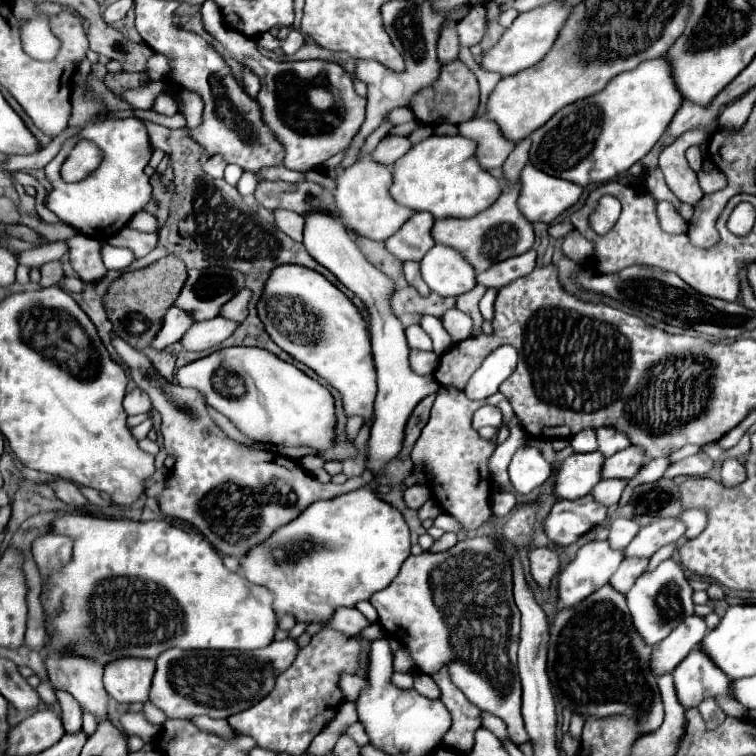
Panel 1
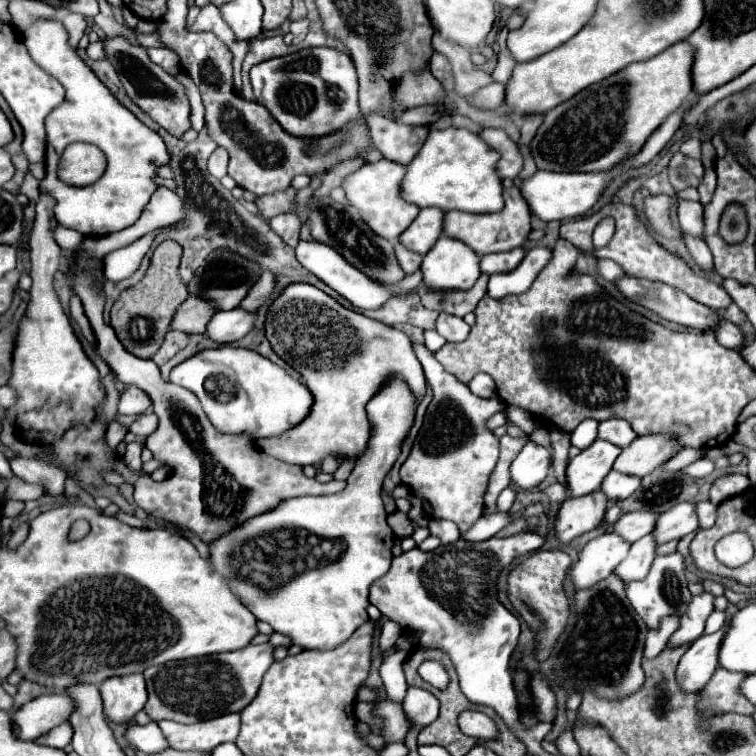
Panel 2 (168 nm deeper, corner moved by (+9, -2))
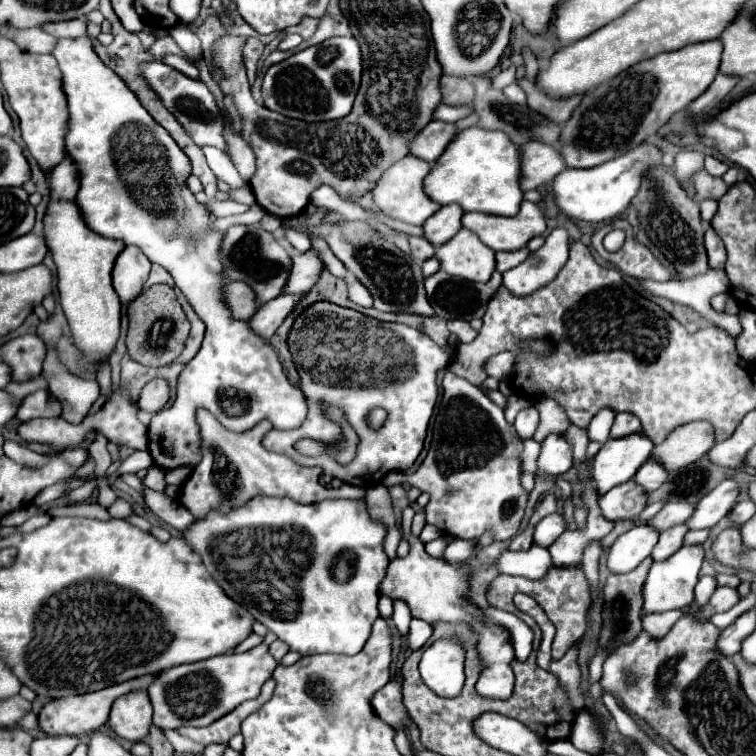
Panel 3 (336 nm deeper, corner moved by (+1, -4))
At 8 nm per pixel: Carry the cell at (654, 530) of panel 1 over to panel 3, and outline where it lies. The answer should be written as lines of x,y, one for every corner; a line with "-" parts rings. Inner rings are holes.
724,480
696,504
694,514
686,522
688,530
704,530
718,524
734,506
736,496
738,496
738,484
734,480

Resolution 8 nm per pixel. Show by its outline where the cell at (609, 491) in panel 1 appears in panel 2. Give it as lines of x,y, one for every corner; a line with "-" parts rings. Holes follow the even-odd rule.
610,472
610,476
606,476
606,480
602,484
602,492
610,500
624,500
632,492
636,492
636,488
640,488
640,480
642,478
638,478
638,476
634,478
634,476
628,476
628,474

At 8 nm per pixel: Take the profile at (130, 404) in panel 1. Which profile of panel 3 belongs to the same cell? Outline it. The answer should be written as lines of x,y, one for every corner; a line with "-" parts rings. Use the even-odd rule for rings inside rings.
152,380
142,388
142,394
136,400
136,406
140,410
146,410
146,412
154,414
154,412
160,412
166,406
168,398
170,398
168,382
166,380

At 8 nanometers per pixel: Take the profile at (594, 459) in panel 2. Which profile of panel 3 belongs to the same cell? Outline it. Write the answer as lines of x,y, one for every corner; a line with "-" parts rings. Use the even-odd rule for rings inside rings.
642,432
630,434
628,438
604,442
590,464
590,478
598,494
604,494
618,484
628,482
648,460
652,446
654,444

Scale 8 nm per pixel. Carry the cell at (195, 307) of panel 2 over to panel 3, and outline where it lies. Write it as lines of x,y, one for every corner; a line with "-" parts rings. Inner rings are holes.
230,282
228,286
224,286
222,290
224,294
224,302
232,314
232,318
236,320
246,320
254,314
254,310
258,308
258,304
254,302
254,294
248,286
244,286
244,282

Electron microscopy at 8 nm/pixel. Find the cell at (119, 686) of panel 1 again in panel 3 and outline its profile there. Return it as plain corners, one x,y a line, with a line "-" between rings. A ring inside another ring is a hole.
134,690
120,696
110,710
110,728
130,742
140,742
152,724
152,704
146,690

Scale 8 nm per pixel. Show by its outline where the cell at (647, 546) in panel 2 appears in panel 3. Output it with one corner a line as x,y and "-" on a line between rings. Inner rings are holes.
684,524
674,526
672,530
662,532
660,538
658,538
658,544
654,546
654,550
652,550
652,554
650,554
650,558
652,558
654,562
662,562
662,560
670,558
670,556
682,546
682,538
684,538
686,532
688,532
688,528
686,528

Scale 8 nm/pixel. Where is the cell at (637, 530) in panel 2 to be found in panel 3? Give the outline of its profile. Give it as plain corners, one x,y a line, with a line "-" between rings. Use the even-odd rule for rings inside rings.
668,502
654,518
648,520
648,526
654,526
658,532
664,532
676,524
684,524
690,518
692,510
694,506
688,506
686,502

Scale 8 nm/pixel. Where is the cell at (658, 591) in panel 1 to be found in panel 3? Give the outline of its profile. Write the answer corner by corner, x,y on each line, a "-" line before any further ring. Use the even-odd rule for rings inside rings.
682,546
676,554
672,554
668,560
664,562
654,562
648,578
644,582
644,590
642,590
642,610
644,614
660,614
660,612
668,612
674,608
688,608
694,604
694,586
698,582
698,572
704,560
704,550
702,546

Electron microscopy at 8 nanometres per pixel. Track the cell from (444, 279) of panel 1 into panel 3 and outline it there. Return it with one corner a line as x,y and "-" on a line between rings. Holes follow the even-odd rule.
466,228
436,248
434,256
440,262
442,270
470,282
488,282
496,270
494,252
488,250
488,246
484,246
480,238

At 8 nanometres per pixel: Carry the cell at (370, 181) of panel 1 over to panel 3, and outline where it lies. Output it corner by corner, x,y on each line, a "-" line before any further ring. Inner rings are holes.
406,156
402,160
398,160
394,166
390,166
376,182
376,186
370,190
372,200
376,204
376,208
394,220
402,220
406,224
416,224
422,226
440,206
436,202
432,202
424,192
422,192
422,180
424,176
430,172
430,164
414,158
414,156

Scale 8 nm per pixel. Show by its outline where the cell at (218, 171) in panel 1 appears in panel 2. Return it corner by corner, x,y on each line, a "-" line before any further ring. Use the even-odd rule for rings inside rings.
218,146
218,148
212,152
210,160
208,160
208,170
210,170
210,174
212,174
214,178
220,180
222,176
228,174
226,168
228,168
228,152

